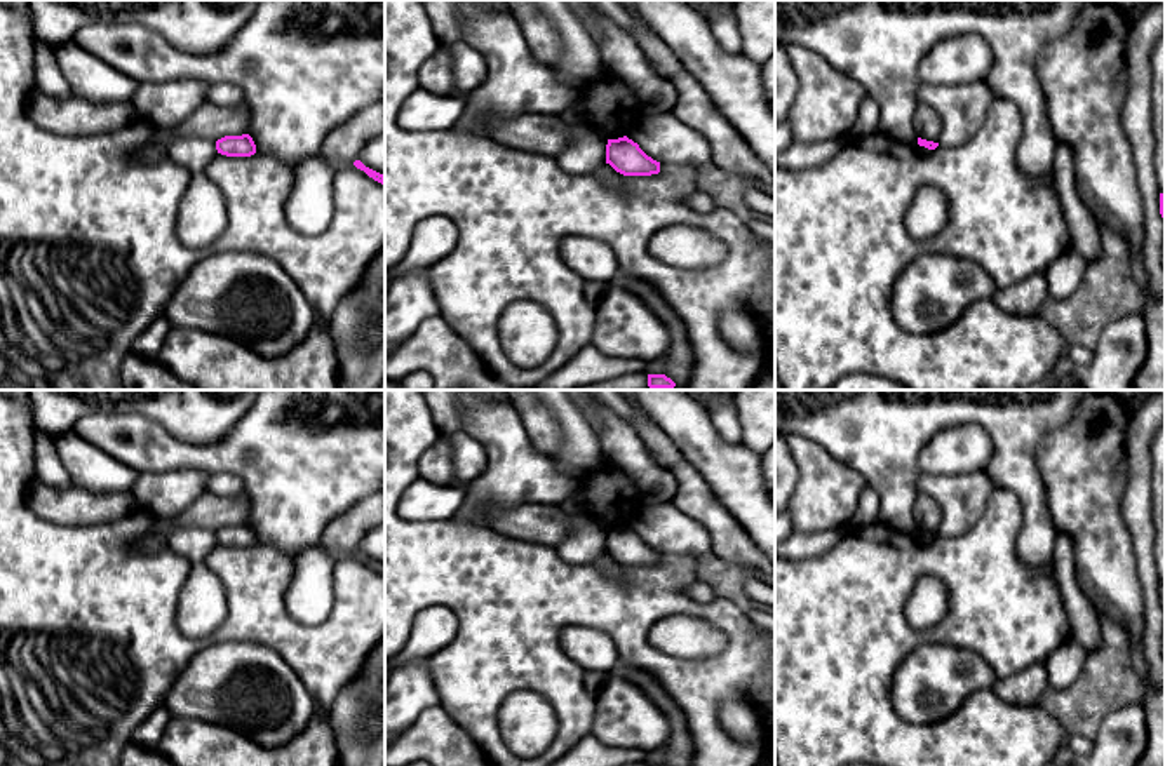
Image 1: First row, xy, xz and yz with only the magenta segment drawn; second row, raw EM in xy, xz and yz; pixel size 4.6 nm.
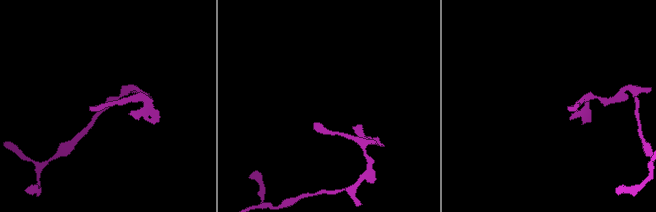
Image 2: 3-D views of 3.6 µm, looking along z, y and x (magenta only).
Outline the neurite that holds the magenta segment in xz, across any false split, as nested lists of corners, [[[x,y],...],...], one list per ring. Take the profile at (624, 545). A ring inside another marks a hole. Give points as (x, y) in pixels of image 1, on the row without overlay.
[[[627,526],[608,529],[606,554],[623,566],[651,566],[660,562],[660,552],[648,547],[639,534]]]

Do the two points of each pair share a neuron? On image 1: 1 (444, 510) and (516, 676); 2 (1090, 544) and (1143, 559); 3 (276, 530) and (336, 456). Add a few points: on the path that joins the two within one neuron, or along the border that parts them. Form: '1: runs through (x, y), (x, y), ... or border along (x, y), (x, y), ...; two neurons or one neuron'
1: border along (451, 517), (406, 519); two neurons
2: border along (1124, 517), (1143, 598); two neurons
3: runs through (286, 512), (291, 502), (319, 474); one neuron

